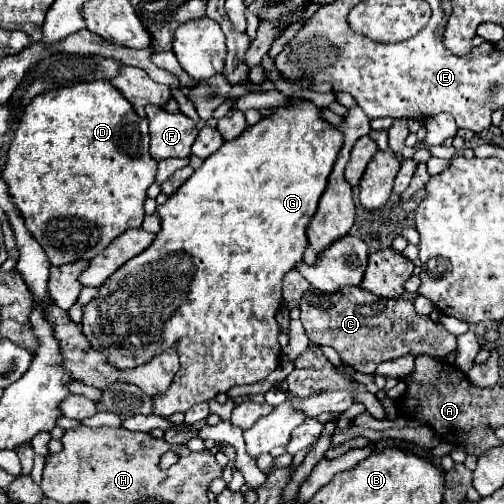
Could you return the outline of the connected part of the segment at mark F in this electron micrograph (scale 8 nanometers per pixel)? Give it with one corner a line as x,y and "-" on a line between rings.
150,104
146,108
150,124
150,154
154,160
162,158
186,158
198,136
198,126
182,112
170,114
160,106

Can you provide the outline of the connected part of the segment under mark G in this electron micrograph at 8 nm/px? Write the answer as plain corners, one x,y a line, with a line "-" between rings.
290,98
292,106
290,108
274,108
274,116
270,118
262,118
258,124
246,128
238,140
230,140
224,142
220,146
218,152
214,152
210,158
204,160
204,164
200,166
200,170
196,170
188,182
184,182
168,200
166,204
158,206
156,212
160,216
160,232
156,234
154,242
136,258
128,260
120,270
116,270
96,292
96,296
84,306
84,318
82,318
82,334
92,342
92,348
96,348
98,352
104,352
106,360
110,366
118,368
118,370
130,370
136,368
148,360
152,360
154,356
158,356
160,352
174,348
180,354
180,370
176,372
176,378
172,380
172,384
168,386
168,390
164,394
156,394
152,398
152,412
156,416
168,418
174,412
186,412
188,408
192,408
198,402
204,400
212,400
216,394
230,390
236,384
256,384
260,380
264,380
272,370
276,370
278,366
278,358
280,358
280,344
278,344
278,334
280,334
280,326
276,322
276,312
282,304
282,278
286,272
290,272
296,262
302,260
304,250
306,250
306,226
312,218
312,214
316,212
318,200
328,184
328,176
332,172
332,166
338,158
338,152
342,148
342,140
344,136
332,128
328,122
322,120
320,116
320,108
314,106
312,102
306,100
298,100
298,98

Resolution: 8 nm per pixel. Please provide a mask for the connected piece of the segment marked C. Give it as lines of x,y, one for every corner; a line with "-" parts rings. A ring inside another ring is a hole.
358,286
340,288
340,292
334,292
334,294
326,294
316,288
306,290
300,300
300,320
312,344
332,346
348,366
352,366
358,372
368,372
368,374
372,374
380,362
394,360
404,354
412,354
412,356
428,354
434,358
446,358
456,348
456,336
450,334
440,322
434,322
428,316
416,314
414,304
410,300
380,298

